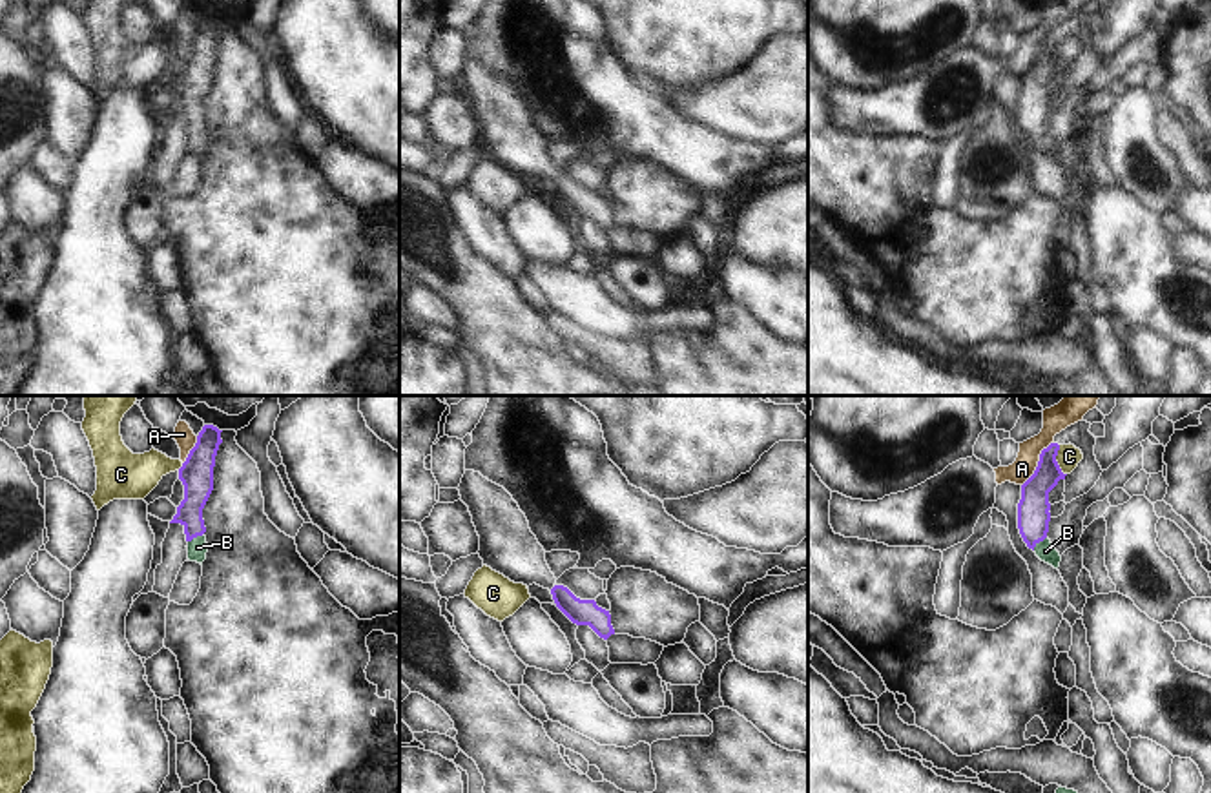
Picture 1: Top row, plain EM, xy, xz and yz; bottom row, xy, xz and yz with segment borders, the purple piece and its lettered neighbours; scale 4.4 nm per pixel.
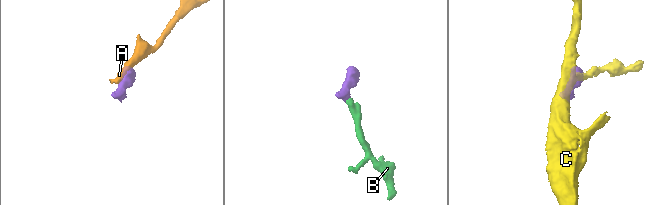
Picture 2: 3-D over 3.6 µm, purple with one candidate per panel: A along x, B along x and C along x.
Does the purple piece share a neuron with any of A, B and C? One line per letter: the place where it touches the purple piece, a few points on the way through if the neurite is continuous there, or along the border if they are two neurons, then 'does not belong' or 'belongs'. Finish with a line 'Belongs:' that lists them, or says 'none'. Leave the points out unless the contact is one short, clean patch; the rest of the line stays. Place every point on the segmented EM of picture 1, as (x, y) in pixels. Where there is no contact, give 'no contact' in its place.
A: meets purple in yz at (1038, 463); border along yz (1053, 442), (1042, 451), (1035, 473), (1022, 485); does not belong
B: meets purple in yz at (1038, 542); runs through yz (1033, 511), (1033, 531), (1038, 542), (1045, 551); belongs
C: meets purple in yz at (1055, 460); border along yz (1058, 445), (1056, 463), (1066, 474); does not belong
Belongs: B

